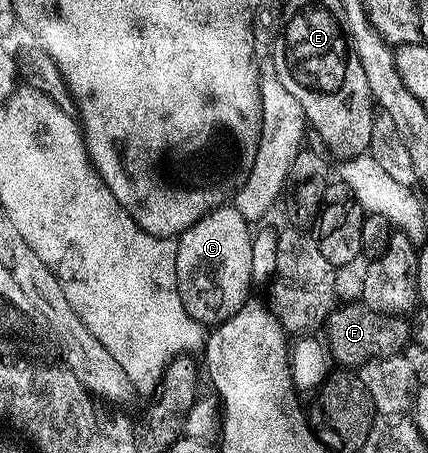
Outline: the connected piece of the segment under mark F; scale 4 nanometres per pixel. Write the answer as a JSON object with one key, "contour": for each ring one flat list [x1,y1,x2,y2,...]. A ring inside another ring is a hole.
{"contour":[[362,302,335,307,324,325,324,339,333,361,344,368,358,368,375,358,401,353,410,342,410,322,407,317,379,314]]}

